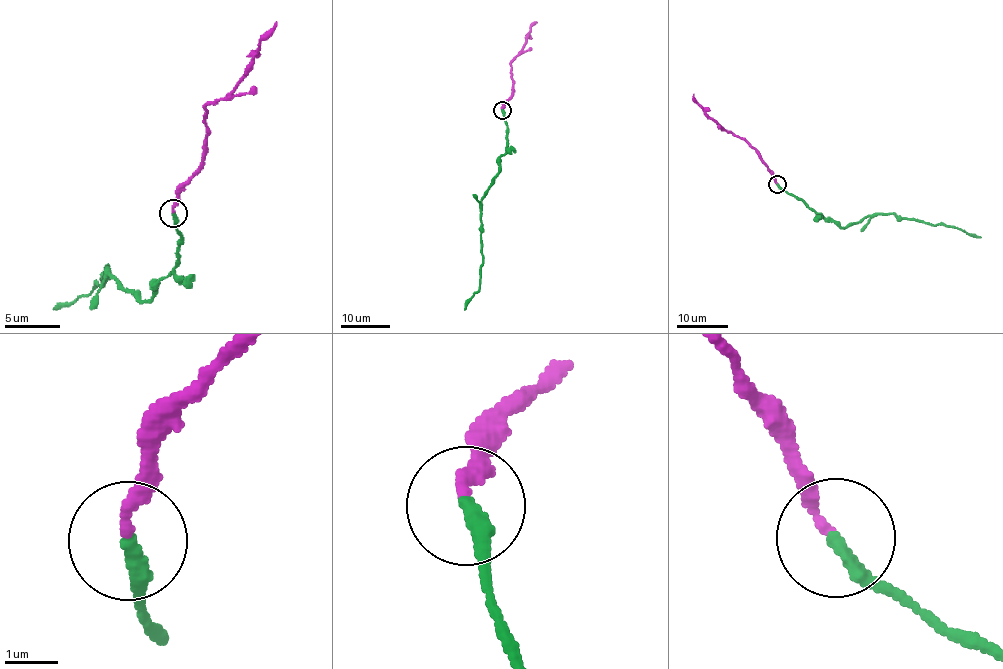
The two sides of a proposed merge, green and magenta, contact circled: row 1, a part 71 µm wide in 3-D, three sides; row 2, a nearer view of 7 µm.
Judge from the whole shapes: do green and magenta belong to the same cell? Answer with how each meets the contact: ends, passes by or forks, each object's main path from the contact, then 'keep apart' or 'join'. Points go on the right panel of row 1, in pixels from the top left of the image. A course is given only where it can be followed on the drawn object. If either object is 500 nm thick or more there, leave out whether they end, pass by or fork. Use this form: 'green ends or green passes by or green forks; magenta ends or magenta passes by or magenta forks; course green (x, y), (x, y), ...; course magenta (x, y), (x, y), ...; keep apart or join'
green ends; magenta ends; course green (778, 184), (841, 227), (869, 215), (893, 213), (897, 217), (933, 225), (953, 226), (980, 237); course magenta (778, 183), (761, 155), (744, 140), (717, 124), (694, 94); join

